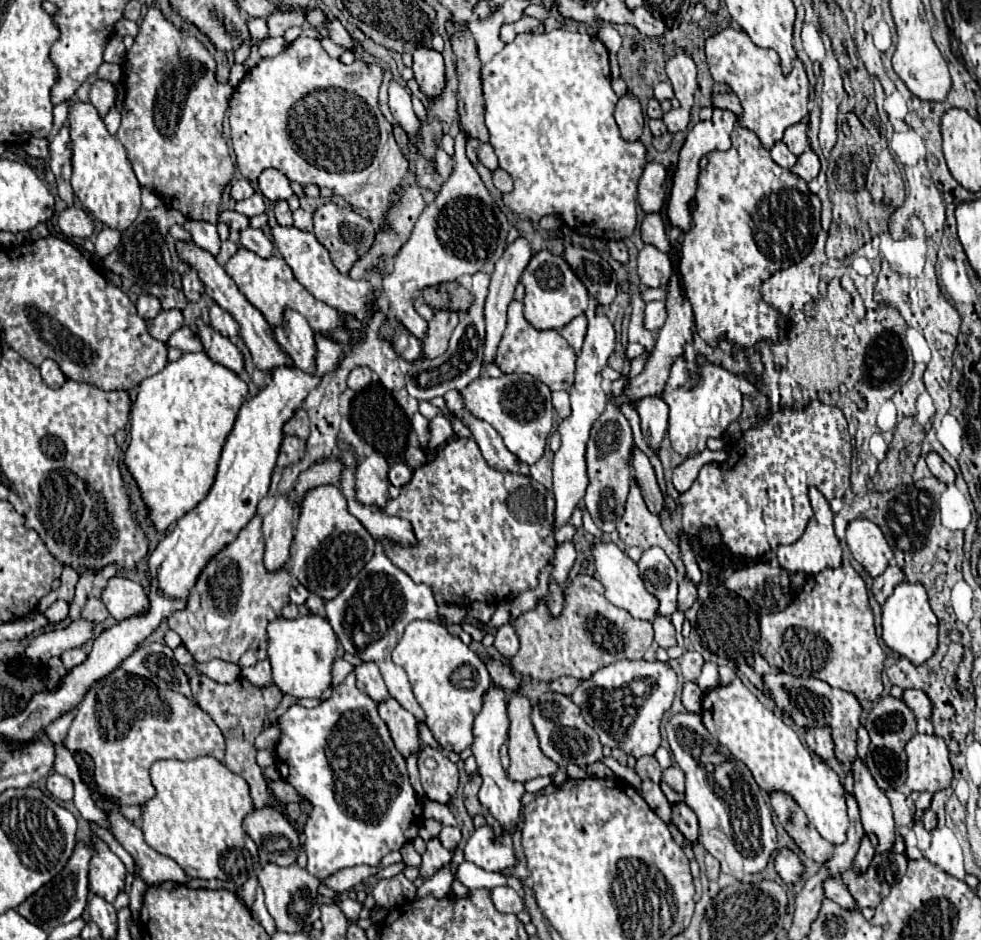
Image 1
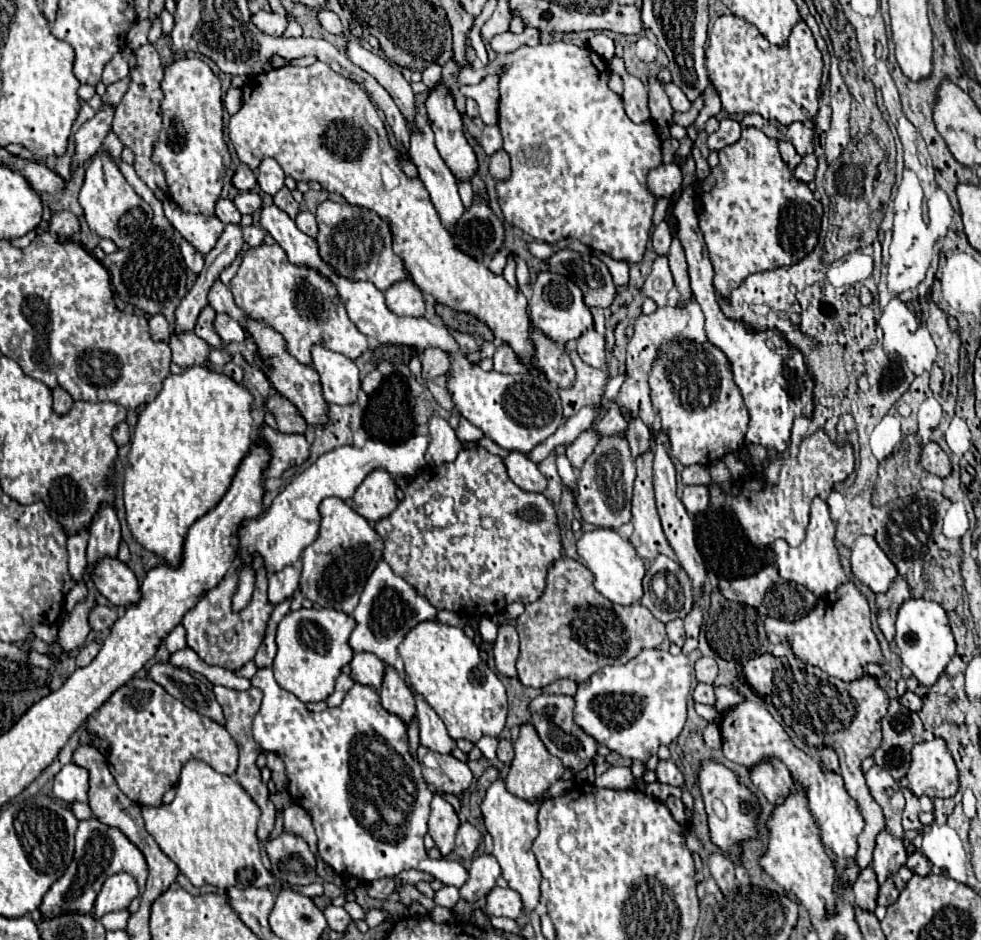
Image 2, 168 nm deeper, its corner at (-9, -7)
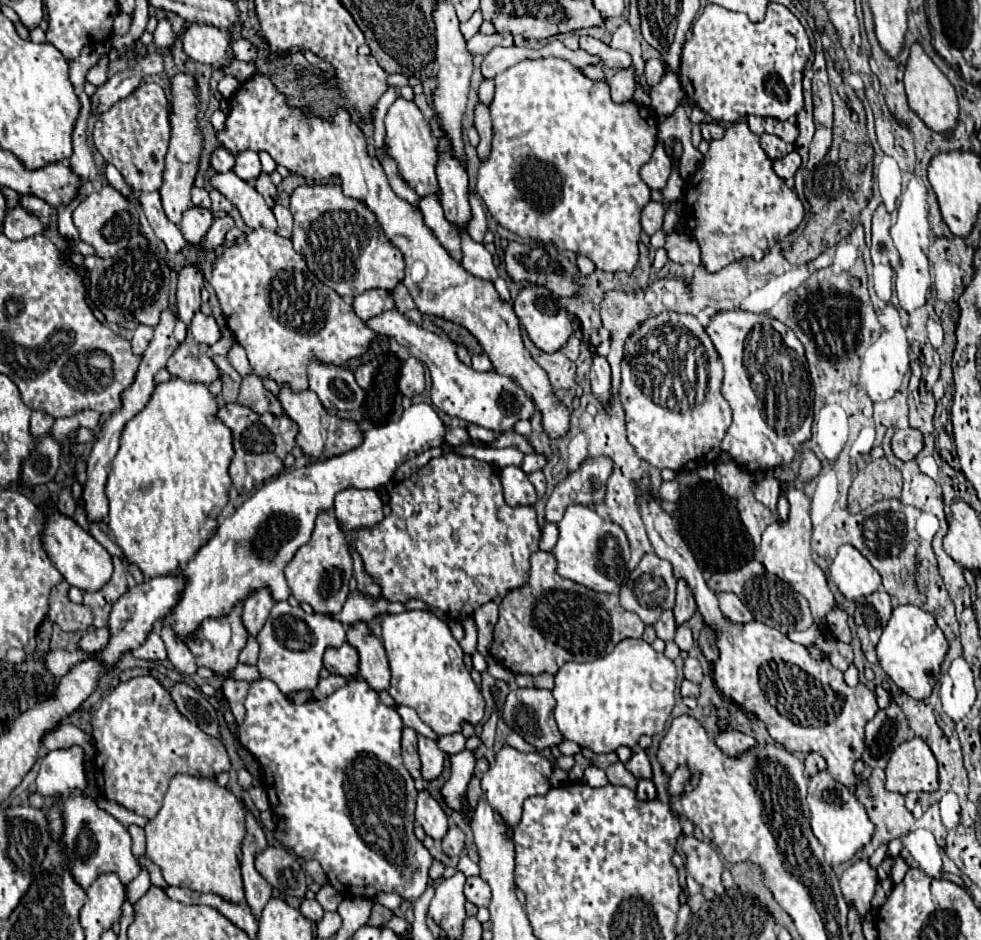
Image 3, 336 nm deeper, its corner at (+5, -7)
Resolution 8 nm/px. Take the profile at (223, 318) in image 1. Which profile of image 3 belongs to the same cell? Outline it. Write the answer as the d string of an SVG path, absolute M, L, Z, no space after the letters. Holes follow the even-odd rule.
M196 312L194 320L192 320L190 330L192 330L192 334L194 334L194 340L196 340L196 342L208 344L208 346L216 344L216 342L222 338L222 334L220 334L220 328L218 328L216 320L214 320L212 316L202 314L202 312Z

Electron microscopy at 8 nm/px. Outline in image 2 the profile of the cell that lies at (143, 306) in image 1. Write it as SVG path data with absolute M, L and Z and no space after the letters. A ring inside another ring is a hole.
M162 314L150 316L150 336L154 342L166 342L170 338L170 324Z

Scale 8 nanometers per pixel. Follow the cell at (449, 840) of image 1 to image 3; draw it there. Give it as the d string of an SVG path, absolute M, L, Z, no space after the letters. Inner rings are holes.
M450 826L444 840L442 840L442 852L446 856L458 856L464 850L464 832L458 826Z

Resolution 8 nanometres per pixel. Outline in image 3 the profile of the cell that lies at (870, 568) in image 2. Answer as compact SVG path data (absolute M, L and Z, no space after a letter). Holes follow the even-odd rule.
M844 544L830 564L830 578L848 600L870 596L880 588L880 574L852 544Z

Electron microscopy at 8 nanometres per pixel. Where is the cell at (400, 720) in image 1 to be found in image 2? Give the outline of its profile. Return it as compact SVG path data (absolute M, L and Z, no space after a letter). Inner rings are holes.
M386 666L384 680L380 686L380 700L388 712L402 716L402 720L406 722L410 722L416 712L416 702L410 686L392 666Z

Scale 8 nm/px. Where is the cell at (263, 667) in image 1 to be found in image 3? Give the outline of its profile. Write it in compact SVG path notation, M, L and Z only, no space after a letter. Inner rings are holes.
M258 678L254 682L250 682L250 690L248 690L248 698L246 698L246 716L244 722L238 726L238 738L242 742L242 746L252 752L258 762L264 768L264 776L266 776L266 794L272 806L272 812L278 816L280 822L280 830L276 830L276 838L292 848L298 856L302 856L304 860L314 858L320 862L322 870L328 874L328 882L342 894L342 896L364 896L364 898L374 898L376 892L386 890L386 892L396 892L400 894L404 900L416 900L418 896L422 896L422 892L426 890L426 882L428 882L428 870L432 866L432 856L430 852L424 848L424 844L420 840L416 840L414 836L414 804L416 804L416 788L414 788L414 778L408 774L408 770L402 764L402 752L400 752L400 736L402 736L402 720L398 716L396 710L388 708L382 704L380 696L370 690L370 686L364 680L348 680L346 686L338 688L334 694L330 694L324 700L310 700L306 704L294 704L292 700L288 700L288 696L284 696L278 686L268 680L268 678Z

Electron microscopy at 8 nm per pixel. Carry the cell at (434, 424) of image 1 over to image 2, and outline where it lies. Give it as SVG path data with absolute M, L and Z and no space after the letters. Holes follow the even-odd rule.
M460 420L460 426L456 430L456 436L462 442L478 442L484 436L484 432L480 428L476 428L474 424L470 424L468 420Z

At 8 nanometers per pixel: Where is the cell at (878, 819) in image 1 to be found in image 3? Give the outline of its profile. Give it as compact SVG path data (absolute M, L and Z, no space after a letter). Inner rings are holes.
M868 858L856 860L852 866L844 870L840 878L840 888L846 902L852 902L858 908L860 916L864 916L870 910L870 900L874 896L876 882L878 874Z

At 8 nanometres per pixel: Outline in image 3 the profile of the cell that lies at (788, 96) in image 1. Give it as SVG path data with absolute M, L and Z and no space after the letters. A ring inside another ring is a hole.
M708 4L704 12L698 16L692 28L692 38L686 40L682 50L680 64L680 82L686 94L700 106L706 114L710 114L716 122L736 122L742 116L770 116L776 120L788 120L796 116L802 106L802 70L810 58L810 42L804 26L798 18L782 4L770 4L766 10L766 18L762 22L750 22L746 14L726 10L718 4Z

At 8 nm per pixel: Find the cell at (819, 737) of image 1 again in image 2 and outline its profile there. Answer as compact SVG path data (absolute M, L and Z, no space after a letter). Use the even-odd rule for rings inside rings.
M822 748L822 750L820 750L820 758L822 758L822 764L824 764L828 770L840 772L839 758L832 748Z

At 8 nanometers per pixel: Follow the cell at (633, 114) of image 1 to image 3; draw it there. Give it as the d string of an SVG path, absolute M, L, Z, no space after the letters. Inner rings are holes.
M626 68L626 70L618 70L610 80L608 86L612 90L612 100L616 104L624 104L628 100L632 100L634 88L636 88L636 80L634 80L634 68Z

